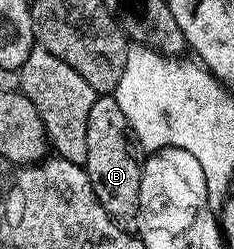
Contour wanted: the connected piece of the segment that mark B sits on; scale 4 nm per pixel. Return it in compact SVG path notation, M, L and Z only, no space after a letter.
M102 94L95 101L95 105L91 105L91 117L87 117L87 161L83 166L99 205L103 205L103 209L107 209L114 221L126 229L136 224L139 213L139 185L143 163L140 158L137 160L137 155L139 156L139 151L130 132L127 117L123 117L123 109L119 109L119 101L112 94Z

